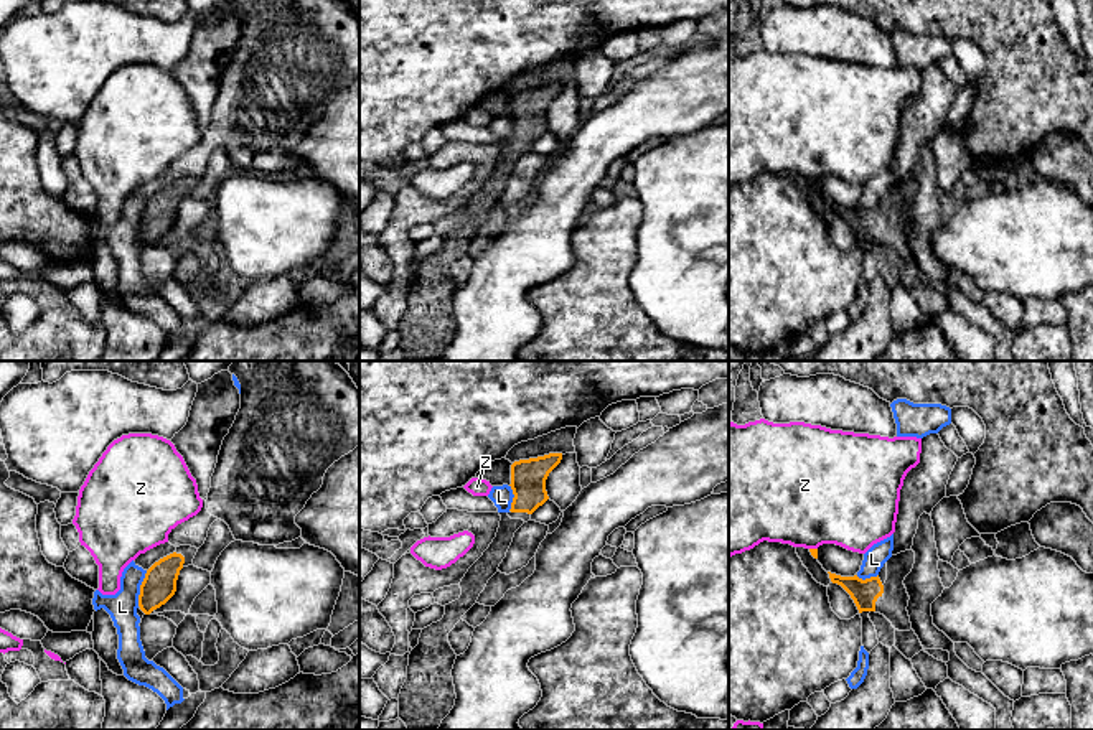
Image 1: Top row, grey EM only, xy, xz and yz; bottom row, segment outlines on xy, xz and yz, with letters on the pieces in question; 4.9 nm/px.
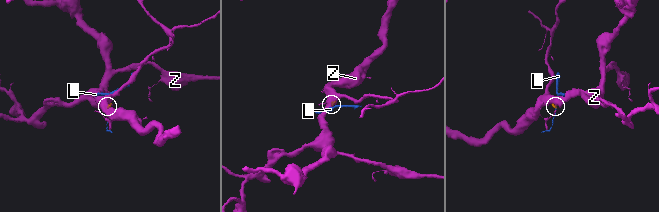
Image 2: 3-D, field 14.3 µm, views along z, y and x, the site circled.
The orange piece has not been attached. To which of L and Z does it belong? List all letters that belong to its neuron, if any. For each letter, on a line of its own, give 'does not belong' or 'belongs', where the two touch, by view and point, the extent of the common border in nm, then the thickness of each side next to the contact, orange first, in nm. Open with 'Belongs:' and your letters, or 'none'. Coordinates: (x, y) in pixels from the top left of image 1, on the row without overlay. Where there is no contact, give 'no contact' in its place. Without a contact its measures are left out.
Belongs: none
L: does not belong; contact xy (140, 219); length 180 nm; calibres 160 and 140 nm
Z: does not belong; contact yz (813, 180); length 40 nm; calibres 30 and 480 nm

